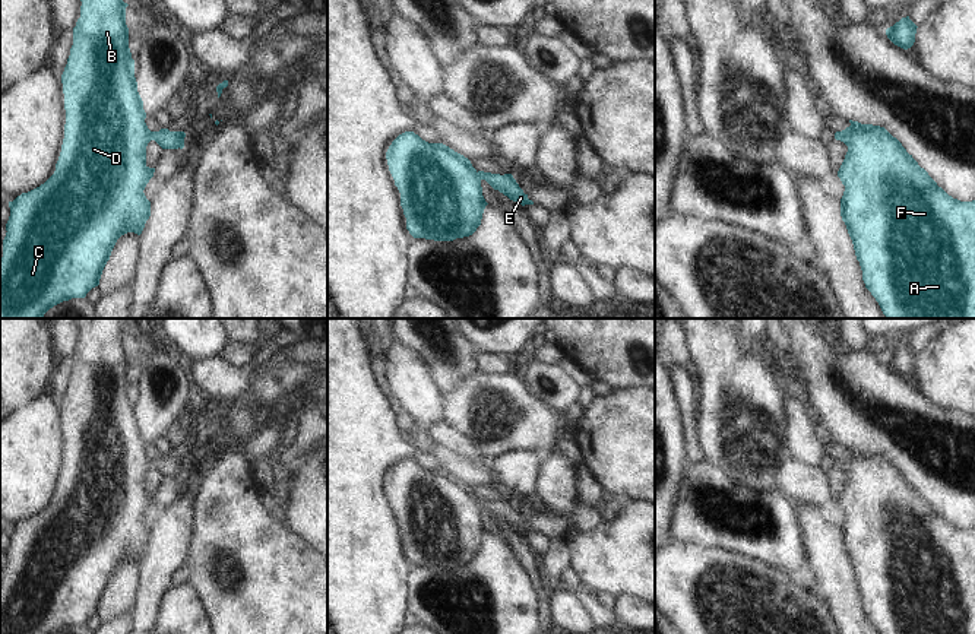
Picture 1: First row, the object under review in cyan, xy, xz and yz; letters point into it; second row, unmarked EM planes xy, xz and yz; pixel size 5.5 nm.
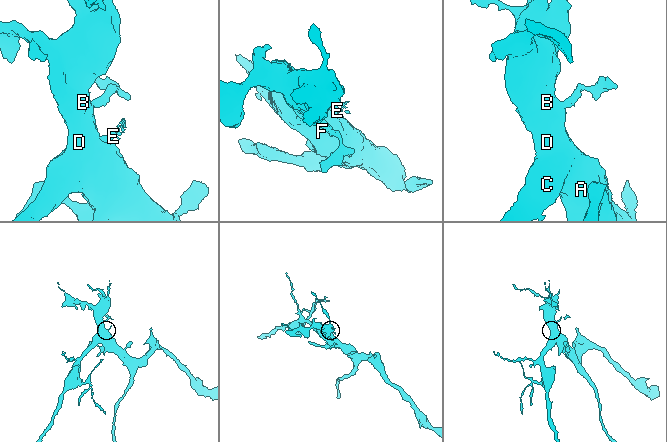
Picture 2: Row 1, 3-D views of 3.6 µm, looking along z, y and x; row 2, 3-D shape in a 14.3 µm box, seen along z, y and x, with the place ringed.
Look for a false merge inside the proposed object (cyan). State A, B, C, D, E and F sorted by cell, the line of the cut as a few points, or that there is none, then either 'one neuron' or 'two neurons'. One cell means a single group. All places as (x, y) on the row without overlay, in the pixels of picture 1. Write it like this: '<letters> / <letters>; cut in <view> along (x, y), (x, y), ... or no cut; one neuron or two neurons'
A B C D E F; no cut; one neuron

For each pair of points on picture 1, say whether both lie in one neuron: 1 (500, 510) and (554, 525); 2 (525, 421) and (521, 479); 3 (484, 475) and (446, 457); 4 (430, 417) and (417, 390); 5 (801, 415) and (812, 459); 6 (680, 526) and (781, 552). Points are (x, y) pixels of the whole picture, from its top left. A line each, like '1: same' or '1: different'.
1: same
2: different
3: same
4: same
5: same
6: same

